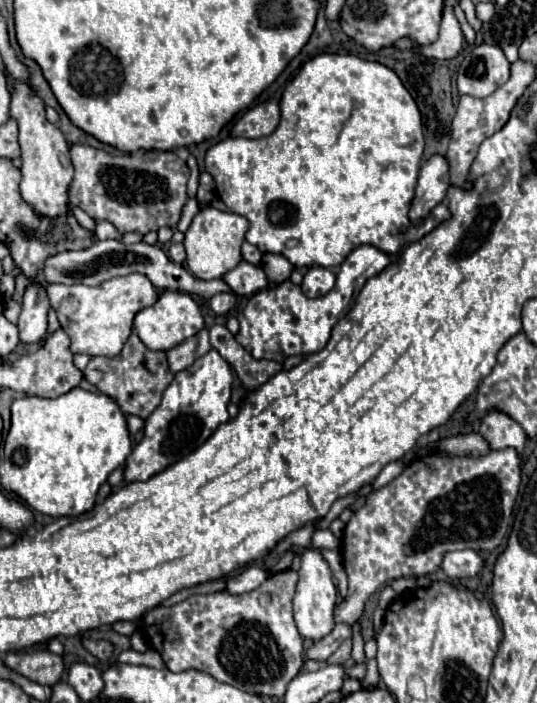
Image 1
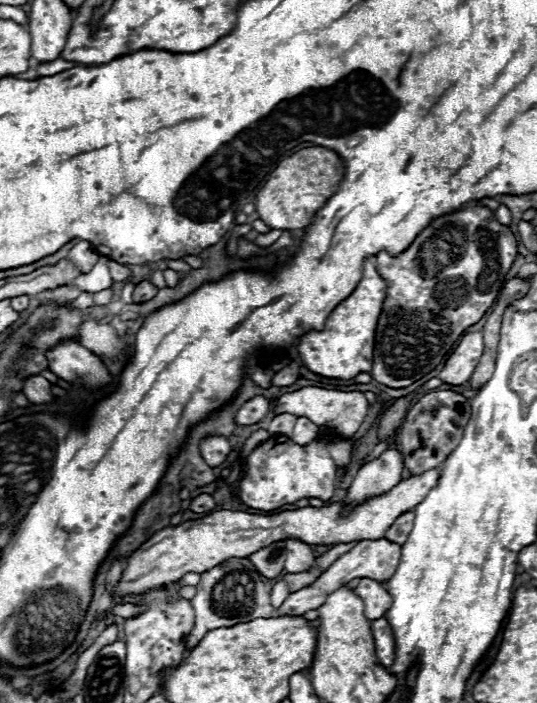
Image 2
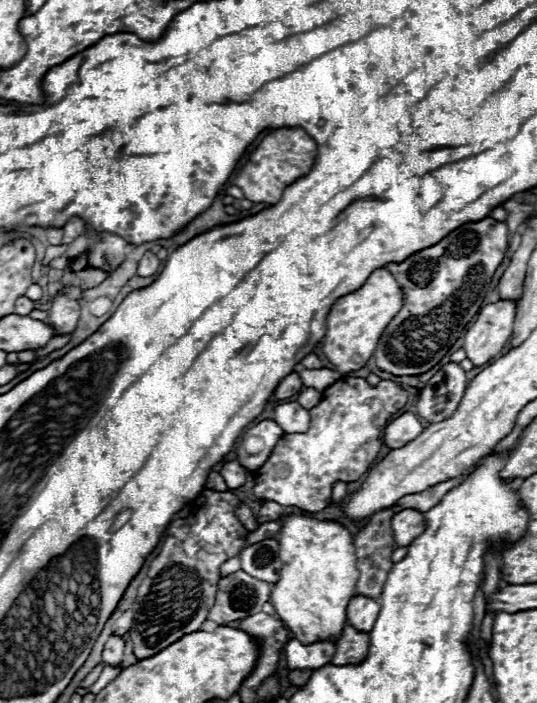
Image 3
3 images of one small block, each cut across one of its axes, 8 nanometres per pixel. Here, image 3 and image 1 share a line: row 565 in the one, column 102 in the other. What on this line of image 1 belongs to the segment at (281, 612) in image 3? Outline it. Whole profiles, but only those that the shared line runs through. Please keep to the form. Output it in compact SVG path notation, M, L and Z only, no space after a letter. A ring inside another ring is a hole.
M128 274L110 278L98 286L64 286L64 284L50 284L46 288L50 306L58 314L62 330L72 340L70 350L74 354L88 354L88 356L114 356L120 354L126 338L132 332L132 322L138 310L152 306L158 300L156 286L144 274Z

